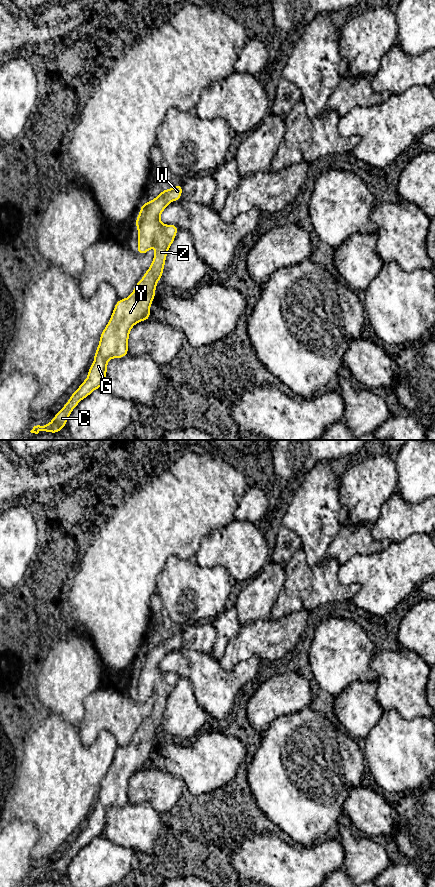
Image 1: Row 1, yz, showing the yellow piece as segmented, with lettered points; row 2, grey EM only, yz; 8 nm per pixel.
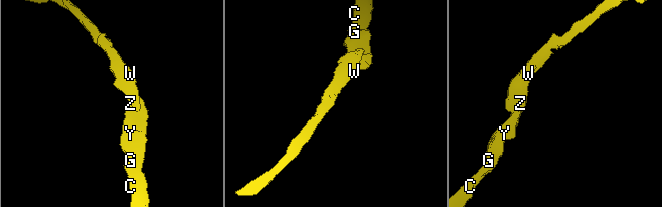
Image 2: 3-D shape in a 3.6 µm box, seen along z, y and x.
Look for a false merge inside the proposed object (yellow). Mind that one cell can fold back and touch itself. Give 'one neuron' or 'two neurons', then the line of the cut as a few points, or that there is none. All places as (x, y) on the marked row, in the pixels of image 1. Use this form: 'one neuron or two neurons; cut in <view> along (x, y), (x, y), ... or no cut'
one neuron; no cut

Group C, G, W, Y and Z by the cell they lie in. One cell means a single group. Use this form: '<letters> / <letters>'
C G W Y Z

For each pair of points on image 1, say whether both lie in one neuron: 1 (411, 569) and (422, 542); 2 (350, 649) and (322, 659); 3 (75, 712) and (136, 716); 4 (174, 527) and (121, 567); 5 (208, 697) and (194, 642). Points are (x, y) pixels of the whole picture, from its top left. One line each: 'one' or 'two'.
1: one
2: one
3: two
4: one
5: two

